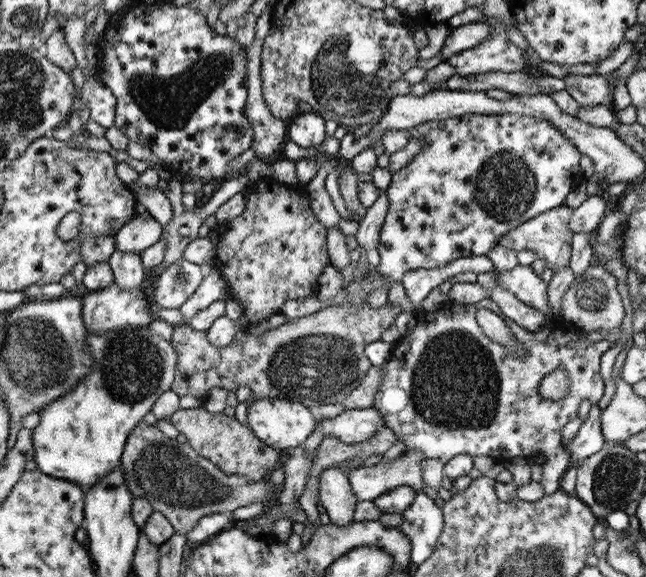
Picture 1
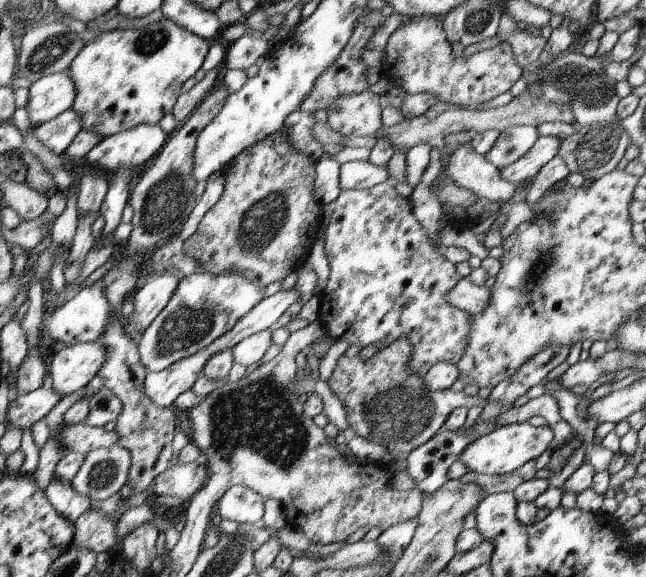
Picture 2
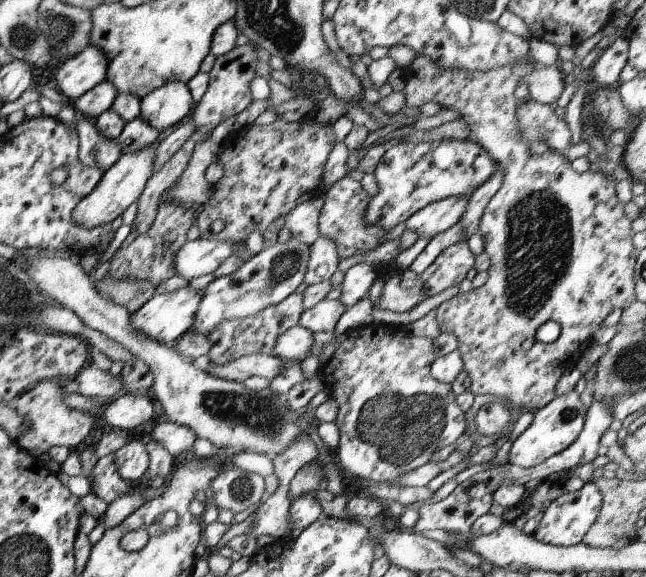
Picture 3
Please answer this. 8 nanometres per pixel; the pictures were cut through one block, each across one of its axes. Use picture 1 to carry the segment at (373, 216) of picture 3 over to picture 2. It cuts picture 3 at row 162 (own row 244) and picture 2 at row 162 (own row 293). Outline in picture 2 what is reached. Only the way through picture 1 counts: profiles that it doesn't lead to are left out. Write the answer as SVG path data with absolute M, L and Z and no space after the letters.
M345 162L339 168L339 188L341 190L369 190L377 184L389 182L391 174L387 166L375 166L367 162Z

